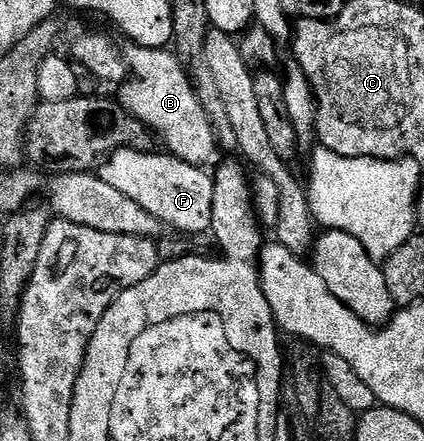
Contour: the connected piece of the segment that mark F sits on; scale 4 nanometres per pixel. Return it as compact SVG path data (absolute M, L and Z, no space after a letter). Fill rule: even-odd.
M124 147L111 153L100 164L99 174L103 181L107 181L107 185L119 189L119 193L141 205L166 228L174 227L174 232L185 237L209 231L212 228L214 176L205 167L196 167L174 155L157 154L156 150L136 151Z

